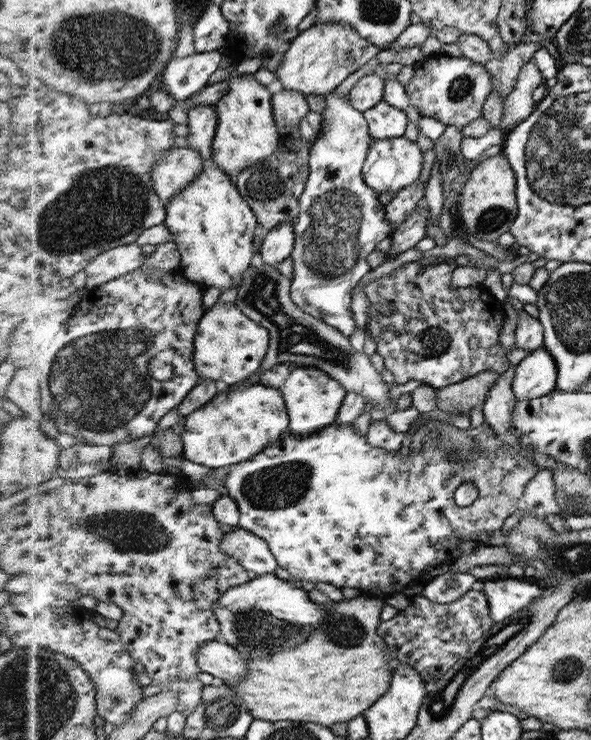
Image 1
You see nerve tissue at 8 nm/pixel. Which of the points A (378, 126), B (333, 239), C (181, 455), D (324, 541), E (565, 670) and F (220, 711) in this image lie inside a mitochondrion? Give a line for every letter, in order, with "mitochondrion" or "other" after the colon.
A: other
B: mitochondrion
C: other
D: other
E: mitochondrion
F: mitochondrion

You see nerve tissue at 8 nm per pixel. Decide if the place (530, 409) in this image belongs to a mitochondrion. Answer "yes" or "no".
no

